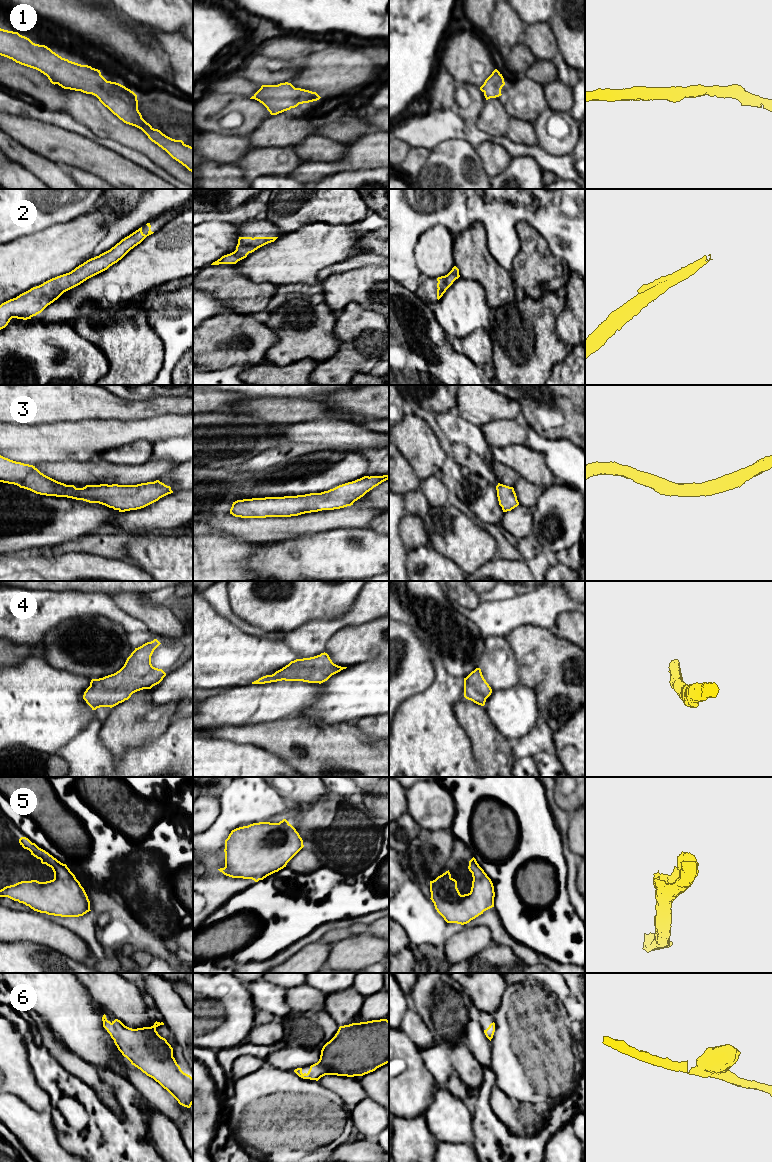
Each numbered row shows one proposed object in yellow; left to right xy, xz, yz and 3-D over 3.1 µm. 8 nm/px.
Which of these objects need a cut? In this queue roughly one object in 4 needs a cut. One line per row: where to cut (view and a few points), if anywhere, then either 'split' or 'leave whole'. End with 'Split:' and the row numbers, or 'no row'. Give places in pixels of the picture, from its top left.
1: no cut | leave whole
2: no cut | leave whole
3: no cut | leave whole
4: no cut | leave whole
5: no cut | leave whole
6: no cut | leave whole
Split: no row

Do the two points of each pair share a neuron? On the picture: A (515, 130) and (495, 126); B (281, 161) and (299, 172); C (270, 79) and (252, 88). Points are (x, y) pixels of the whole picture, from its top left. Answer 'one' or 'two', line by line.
A: two
B: two
C: two

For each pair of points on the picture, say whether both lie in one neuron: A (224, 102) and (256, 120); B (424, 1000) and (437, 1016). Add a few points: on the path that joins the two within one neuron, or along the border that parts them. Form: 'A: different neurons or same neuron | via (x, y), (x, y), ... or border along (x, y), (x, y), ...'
A: same neuron | via (233, 103), (242, 103), (250, 111)
B: same neuron | via (428, 1004), (436, 1012)

